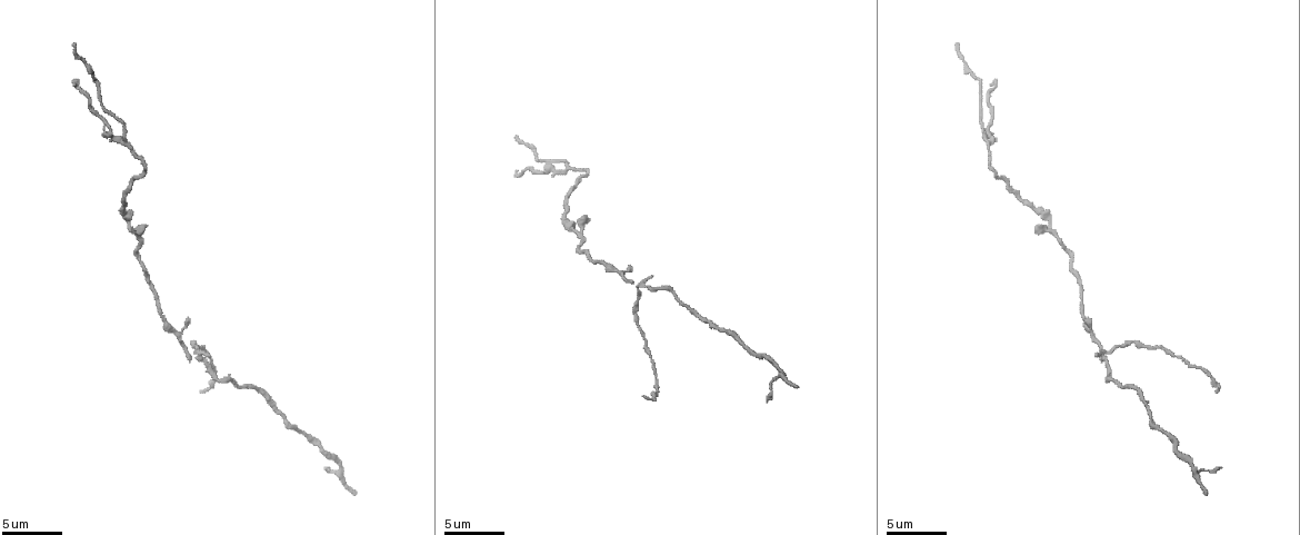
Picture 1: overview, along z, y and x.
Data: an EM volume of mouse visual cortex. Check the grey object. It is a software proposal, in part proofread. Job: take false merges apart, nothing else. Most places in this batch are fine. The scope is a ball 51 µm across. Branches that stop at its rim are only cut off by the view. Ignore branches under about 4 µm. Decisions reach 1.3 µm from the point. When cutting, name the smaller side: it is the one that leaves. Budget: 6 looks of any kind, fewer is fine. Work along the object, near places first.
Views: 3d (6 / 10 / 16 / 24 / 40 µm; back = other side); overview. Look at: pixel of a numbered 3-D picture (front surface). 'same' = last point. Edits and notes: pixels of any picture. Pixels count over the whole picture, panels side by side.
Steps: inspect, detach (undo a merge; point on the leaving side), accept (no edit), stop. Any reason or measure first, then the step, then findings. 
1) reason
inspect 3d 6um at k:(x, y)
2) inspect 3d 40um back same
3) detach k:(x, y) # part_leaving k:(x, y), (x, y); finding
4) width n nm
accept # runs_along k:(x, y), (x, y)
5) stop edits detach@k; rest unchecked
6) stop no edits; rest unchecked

four-way junction
inspect 3d 10um at 1:(196, 351)

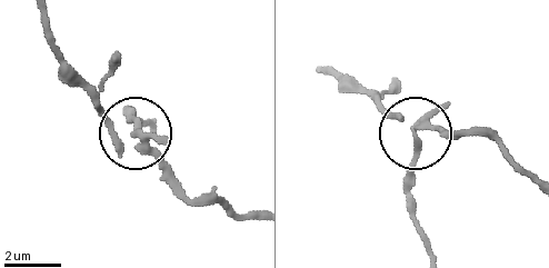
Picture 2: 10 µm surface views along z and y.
arms 4
detach 2:(130, 122) # part_leaving 2:(420, 121), (409, 205), (428, 255); a second cell is stuck on

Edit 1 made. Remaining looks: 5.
side arm on a straight run
inspect 3d 10um at 1:(125, 141)

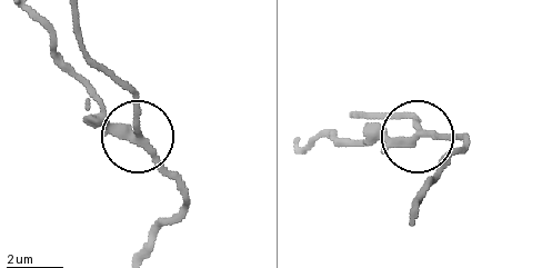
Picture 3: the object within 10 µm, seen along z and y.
arms 3
accept # runs_along 3:(415, 205), (461, 151), (459, 140), (430, 132), (347, 140); one cell here

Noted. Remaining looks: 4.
side arm on a straight run
inspect 3d 16um at 1:(574, 230)

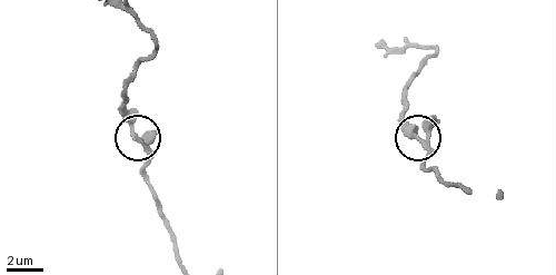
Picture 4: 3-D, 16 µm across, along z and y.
accept # runs_along 4:(169, 232), (145, 166), (146, 148), (121, 96); continuous, no second cell

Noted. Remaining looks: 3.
stop edits detach@2; rest unchecked

